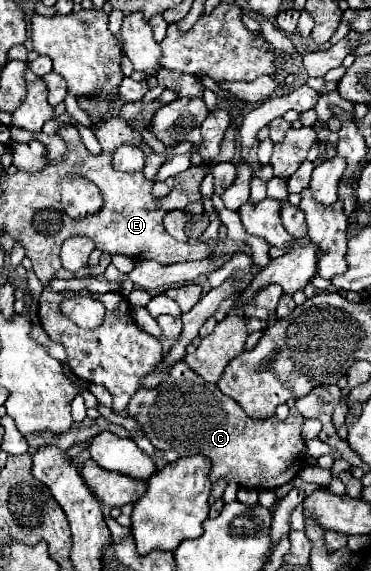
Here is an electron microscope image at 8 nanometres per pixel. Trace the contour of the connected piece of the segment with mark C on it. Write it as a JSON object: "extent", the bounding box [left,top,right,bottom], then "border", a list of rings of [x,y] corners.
{"extent":[128,360,308,490],"border":[[[184,360],[168,368],[168,378],[154,388],[140,388],[130,404],[128,416],[138,420],[144,434],[156,450],[176,450],[180,456],[204,454],[212,462],[212,482],[224,478],[242,488],[274,490],[290,482],[300,470],[308,466],[306,442],[302,438],[304,416],[296,406],[290,408],[286,420],[278,416],[254,420],[218,390],[208,384]]]}

